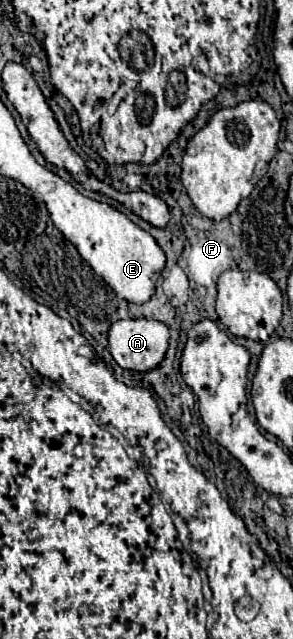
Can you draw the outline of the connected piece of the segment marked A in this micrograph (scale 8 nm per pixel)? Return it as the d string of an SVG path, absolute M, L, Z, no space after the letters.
M121 319L115 321L109 329L109 351L113 359L119 363L123 369L133 369L133 371L151 371L155 369L169 347L169 329L161 321L153 319Z

